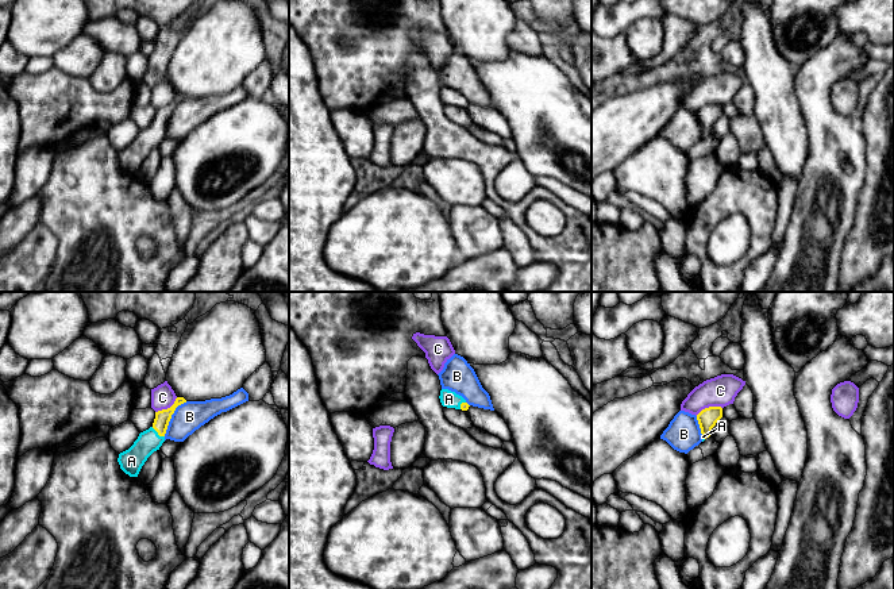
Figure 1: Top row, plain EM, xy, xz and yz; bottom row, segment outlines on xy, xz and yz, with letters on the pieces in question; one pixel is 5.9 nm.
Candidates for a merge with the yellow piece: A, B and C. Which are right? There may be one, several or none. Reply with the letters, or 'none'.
A

